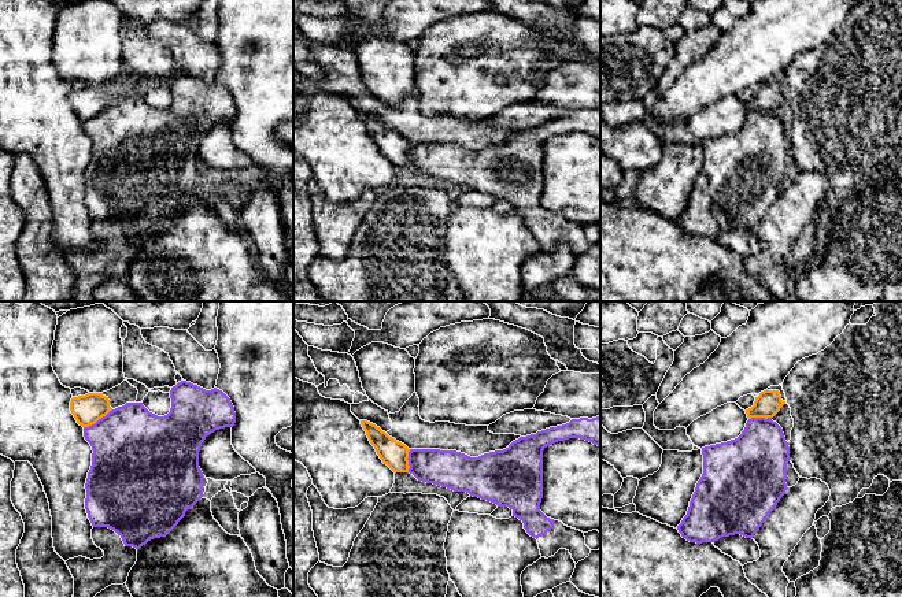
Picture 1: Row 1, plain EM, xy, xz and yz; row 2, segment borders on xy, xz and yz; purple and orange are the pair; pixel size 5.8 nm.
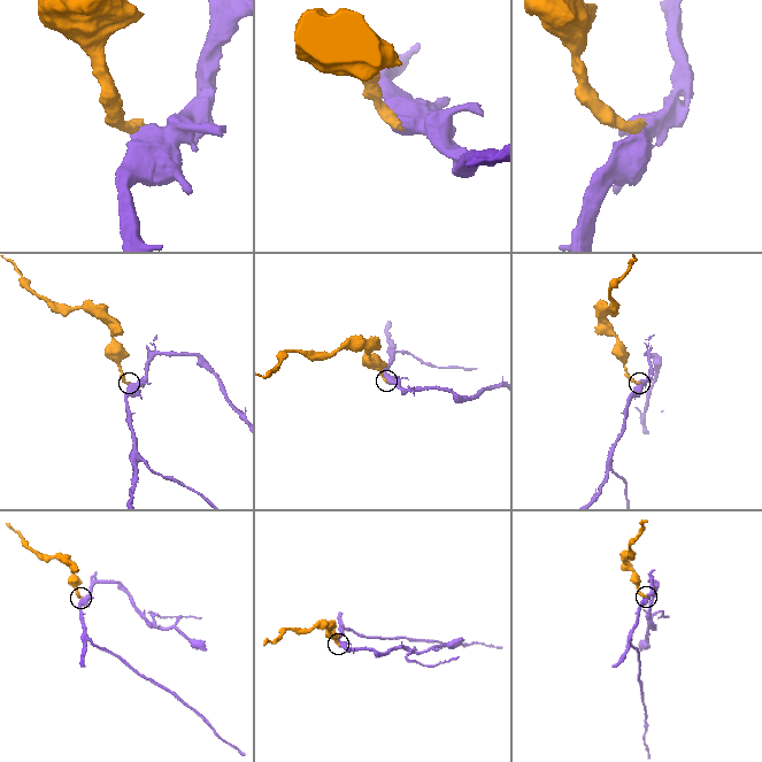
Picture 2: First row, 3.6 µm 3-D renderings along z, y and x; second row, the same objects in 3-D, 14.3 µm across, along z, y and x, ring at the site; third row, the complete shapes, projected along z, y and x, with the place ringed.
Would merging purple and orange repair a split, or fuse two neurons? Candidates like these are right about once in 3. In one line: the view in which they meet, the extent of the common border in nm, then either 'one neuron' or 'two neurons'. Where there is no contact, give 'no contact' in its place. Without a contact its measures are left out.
xy | 200 nm | two neurons

